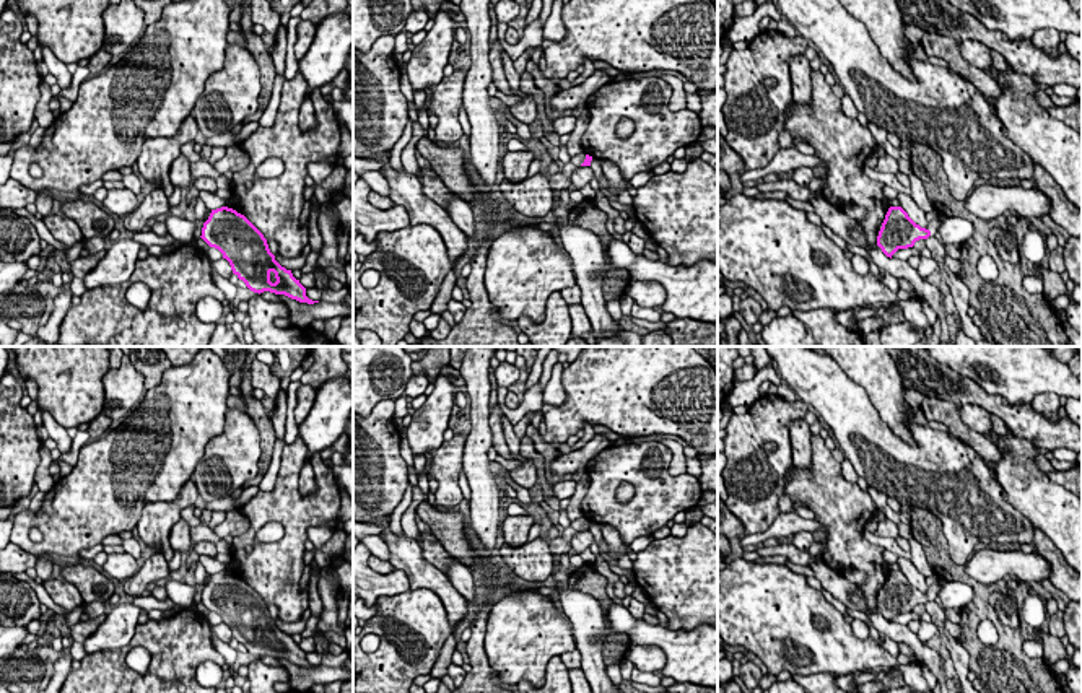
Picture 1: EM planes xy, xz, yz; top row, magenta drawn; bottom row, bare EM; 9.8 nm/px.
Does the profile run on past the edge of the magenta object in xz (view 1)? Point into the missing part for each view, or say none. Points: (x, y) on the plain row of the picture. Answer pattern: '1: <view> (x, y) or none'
1: none

